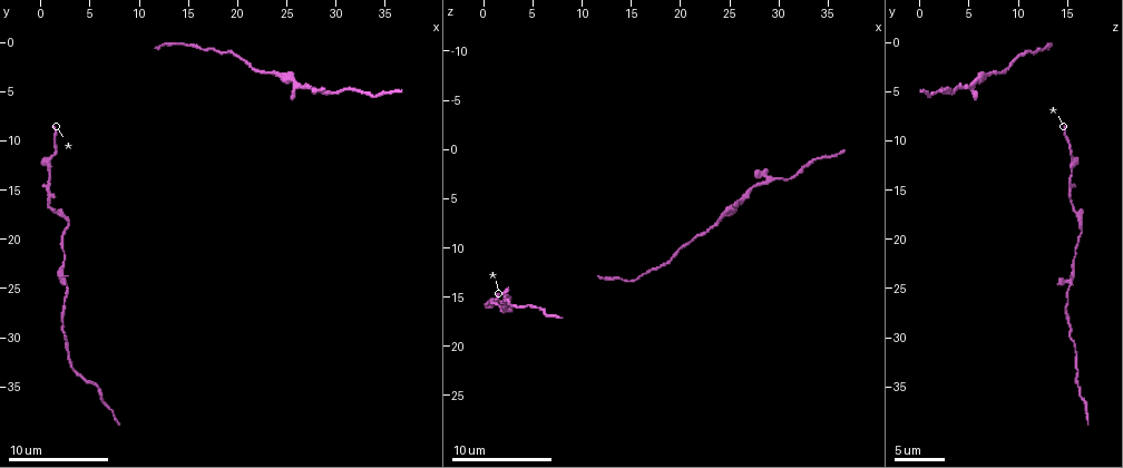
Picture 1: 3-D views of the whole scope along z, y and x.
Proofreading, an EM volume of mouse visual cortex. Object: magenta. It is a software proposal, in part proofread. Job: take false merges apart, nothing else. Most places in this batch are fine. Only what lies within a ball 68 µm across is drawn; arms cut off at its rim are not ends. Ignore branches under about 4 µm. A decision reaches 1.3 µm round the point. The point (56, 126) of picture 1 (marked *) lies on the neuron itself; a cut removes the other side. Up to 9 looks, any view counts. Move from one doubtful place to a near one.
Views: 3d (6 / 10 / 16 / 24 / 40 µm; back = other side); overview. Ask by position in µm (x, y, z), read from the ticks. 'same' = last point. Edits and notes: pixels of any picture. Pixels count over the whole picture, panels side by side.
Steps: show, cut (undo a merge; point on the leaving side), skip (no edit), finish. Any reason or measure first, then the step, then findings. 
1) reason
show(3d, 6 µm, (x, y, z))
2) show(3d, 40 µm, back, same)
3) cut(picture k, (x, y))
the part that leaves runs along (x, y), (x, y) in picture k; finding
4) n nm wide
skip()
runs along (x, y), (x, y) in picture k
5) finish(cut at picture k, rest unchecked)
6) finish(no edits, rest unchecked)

calibre changes
show(3d, 10 µm, (2.6, 25.2, 15.2))

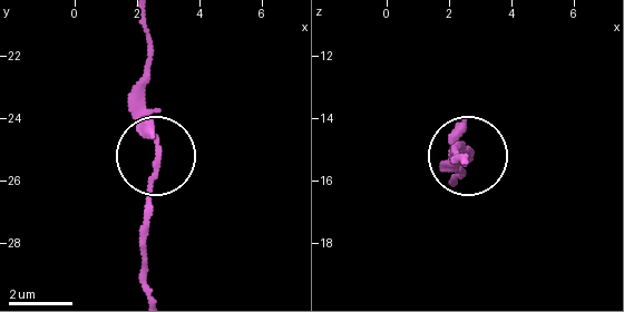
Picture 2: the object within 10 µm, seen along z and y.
3 arms
skip()
runs along (146, 20), (154, 179), (146, 241) in picture 2; all the same neuron

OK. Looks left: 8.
thick turns thin
show(3d, 16 µm, (2.8, 18.8, 16.6))

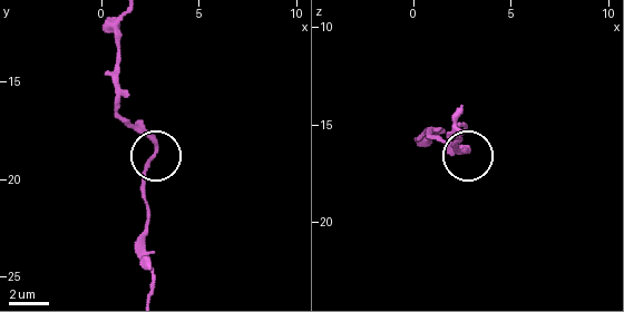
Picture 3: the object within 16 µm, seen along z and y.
skip()
runs along (120, 21), (116, 106), (156, 150), (146, 176), (146, 214) in picture 3; all the same neuron

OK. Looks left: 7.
thin arm on a thick one
show(3d, 10 µm, (25.6, 4.0, 5.4))

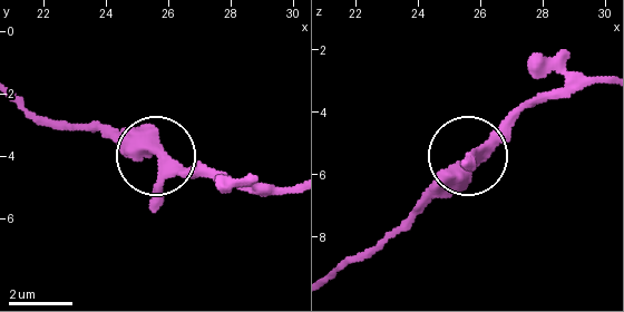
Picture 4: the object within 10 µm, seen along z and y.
show(3d, 6 µm, same)

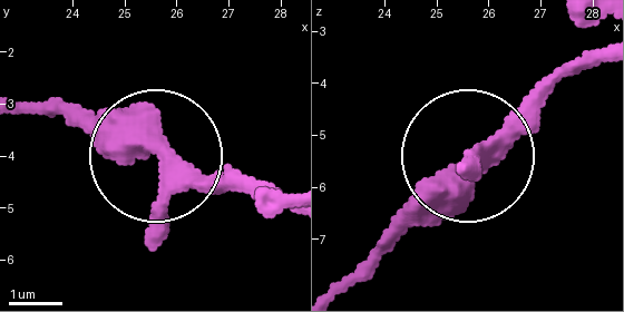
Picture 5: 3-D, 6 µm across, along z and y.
320 nm wide
skip()
one neuron here

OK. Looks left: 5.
thick turns thin
show(3d, 6 µm, (30.0, 5.0, 2.8))

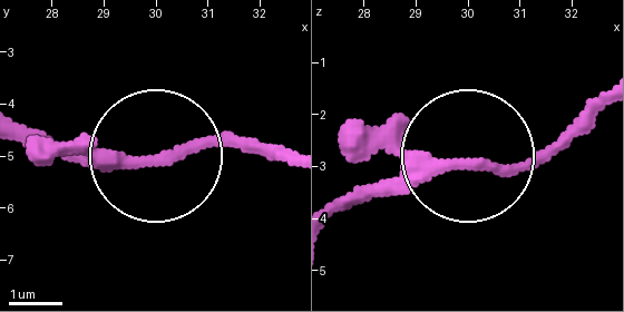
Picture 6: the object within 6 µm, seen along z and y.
show(3d, 6 µm, back, (30.00, 5.05, 3.00))

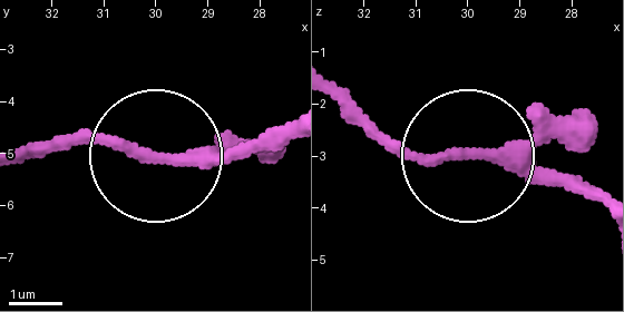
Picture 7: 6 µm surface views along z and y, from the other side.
skip()
runs along (603, 204), (484, 159), (417, 159), (354, 124) in picture 7; one neuron here

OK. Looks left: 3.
finish(no edits, rest unchecked)

